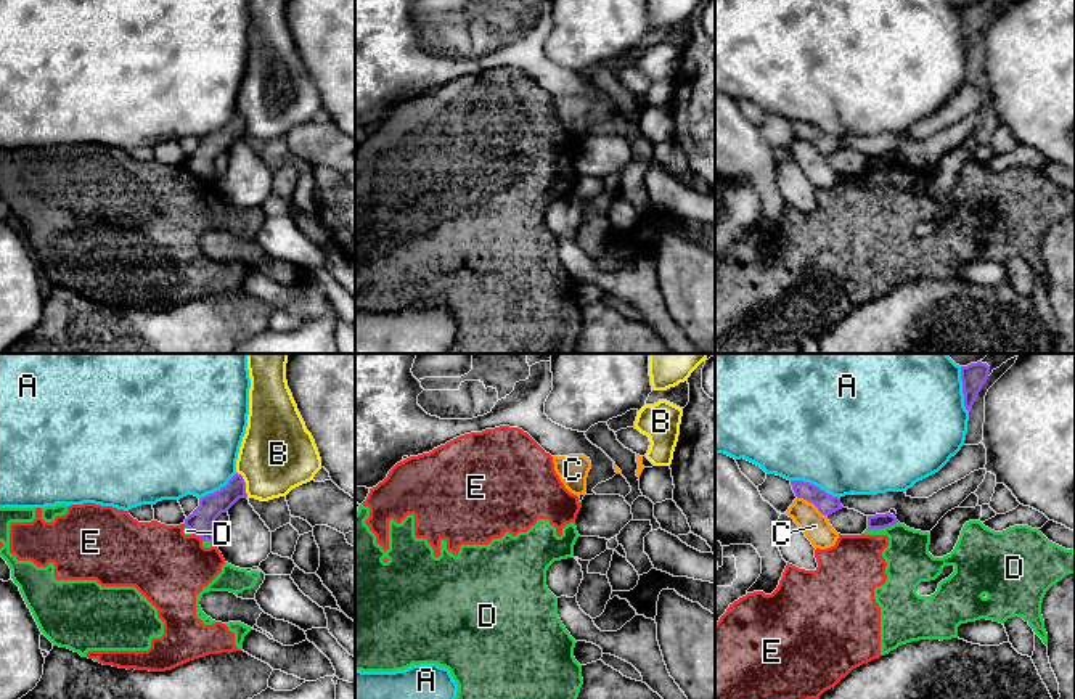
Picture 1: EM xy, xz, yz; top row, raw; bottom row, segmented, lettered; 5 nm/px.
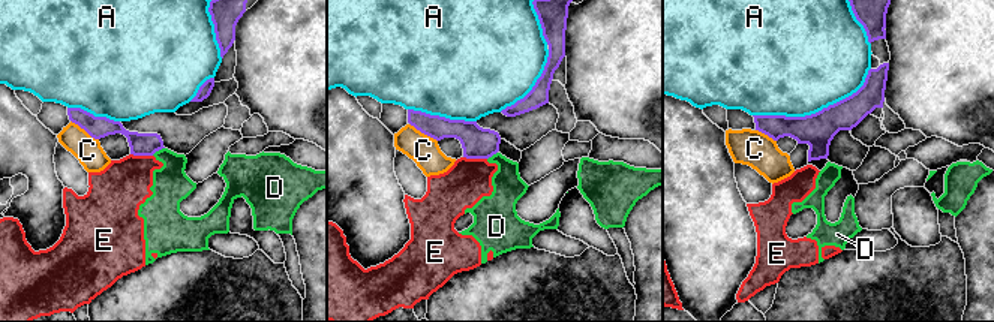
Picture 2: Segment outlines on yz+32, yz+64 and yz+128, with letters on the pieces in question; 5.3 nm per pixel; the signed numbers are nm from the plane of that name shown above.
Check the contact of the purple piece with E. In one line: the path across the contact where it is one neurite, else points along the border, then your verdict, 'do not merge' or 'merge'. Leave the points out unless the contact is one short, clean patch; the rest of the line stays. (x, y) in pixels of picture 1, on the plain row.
along xy (193, 172), (203, 180) | do not merge

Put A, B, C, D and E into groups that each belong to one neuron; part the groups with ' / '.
A / B / C / D E

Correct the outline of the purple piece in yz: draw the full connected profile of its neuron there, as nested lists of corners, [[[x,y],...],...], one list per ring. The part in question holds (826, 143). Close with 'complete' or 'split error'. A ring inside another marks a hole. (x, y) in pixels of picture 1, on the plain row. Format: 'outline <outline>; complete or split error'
outline [[[791,121],[791,125],[797,138],[813,143],[824,156],[844,148],[839,137],[832,137],[810,122]]]; complete

